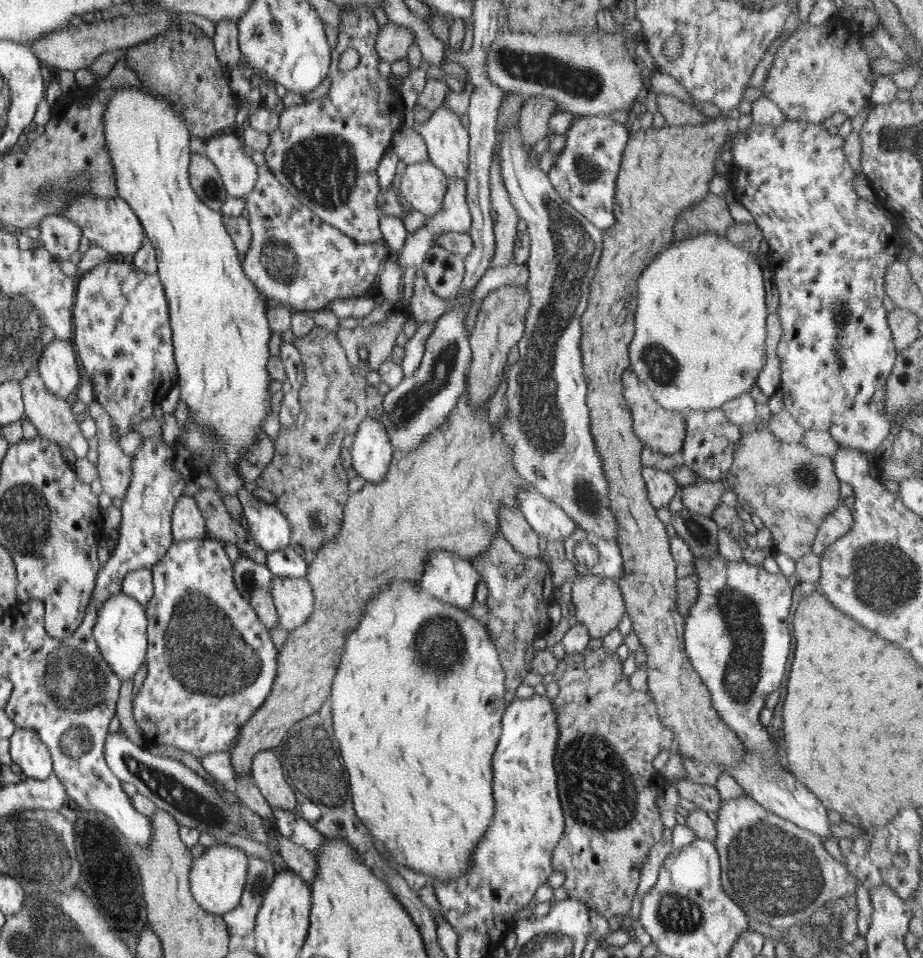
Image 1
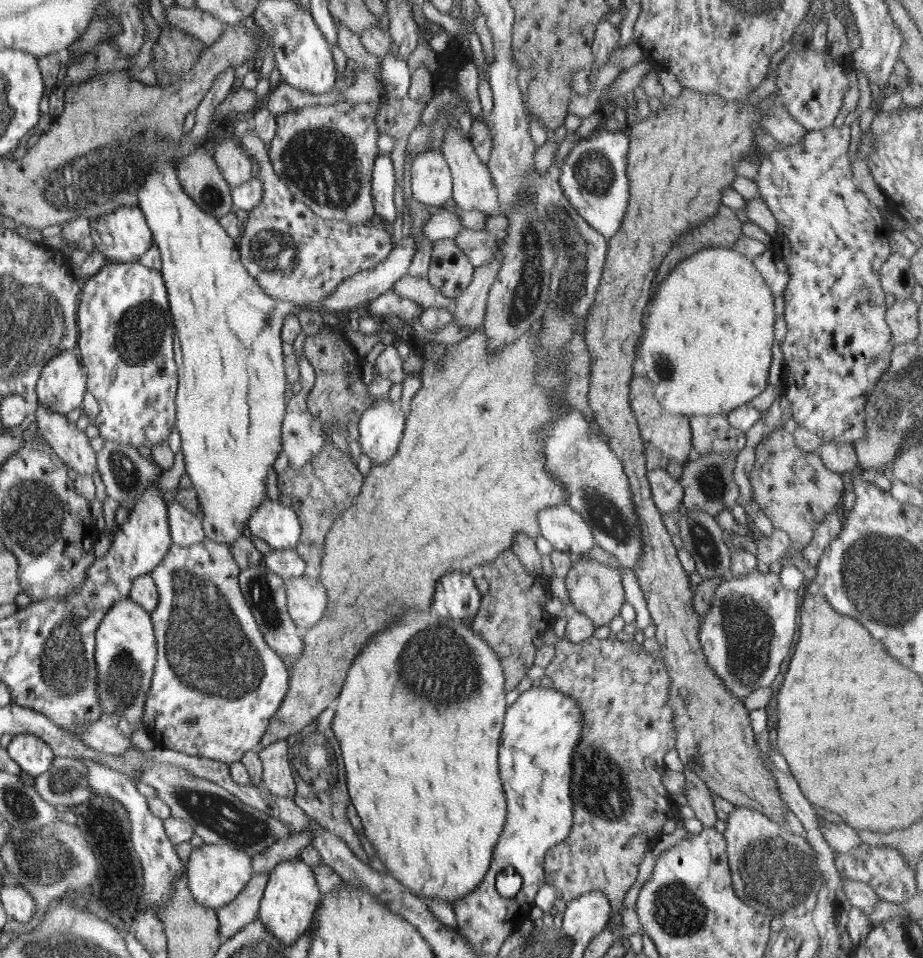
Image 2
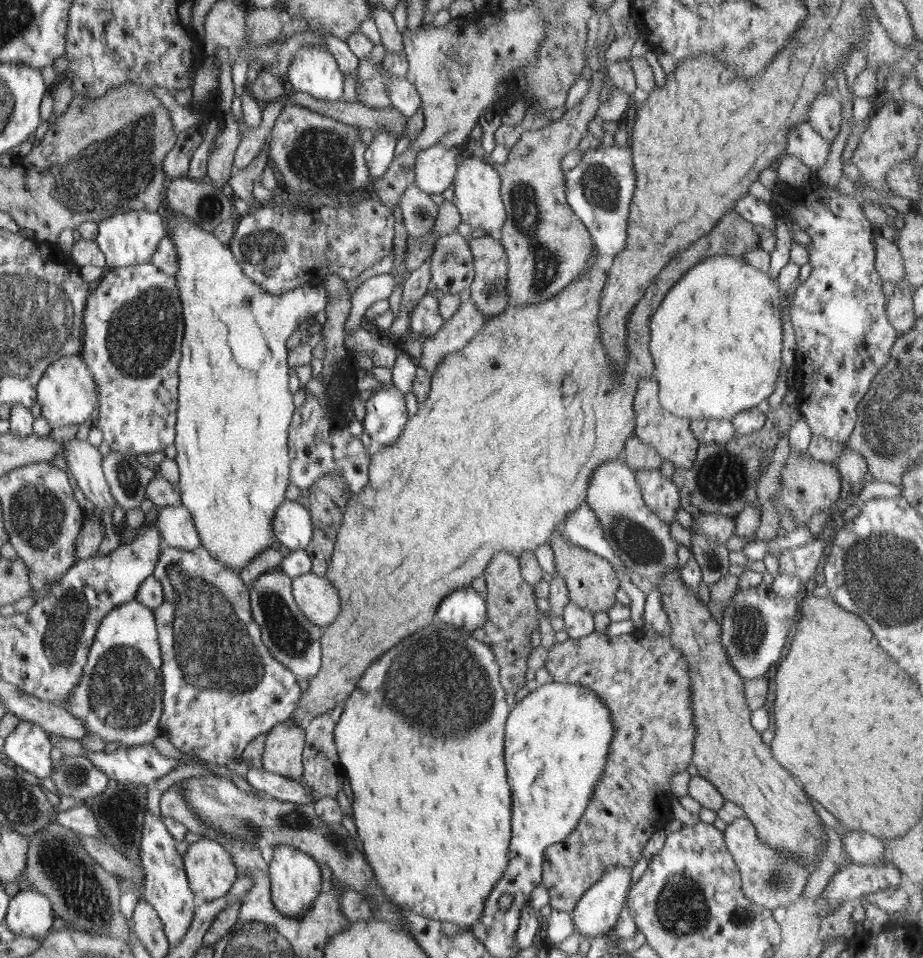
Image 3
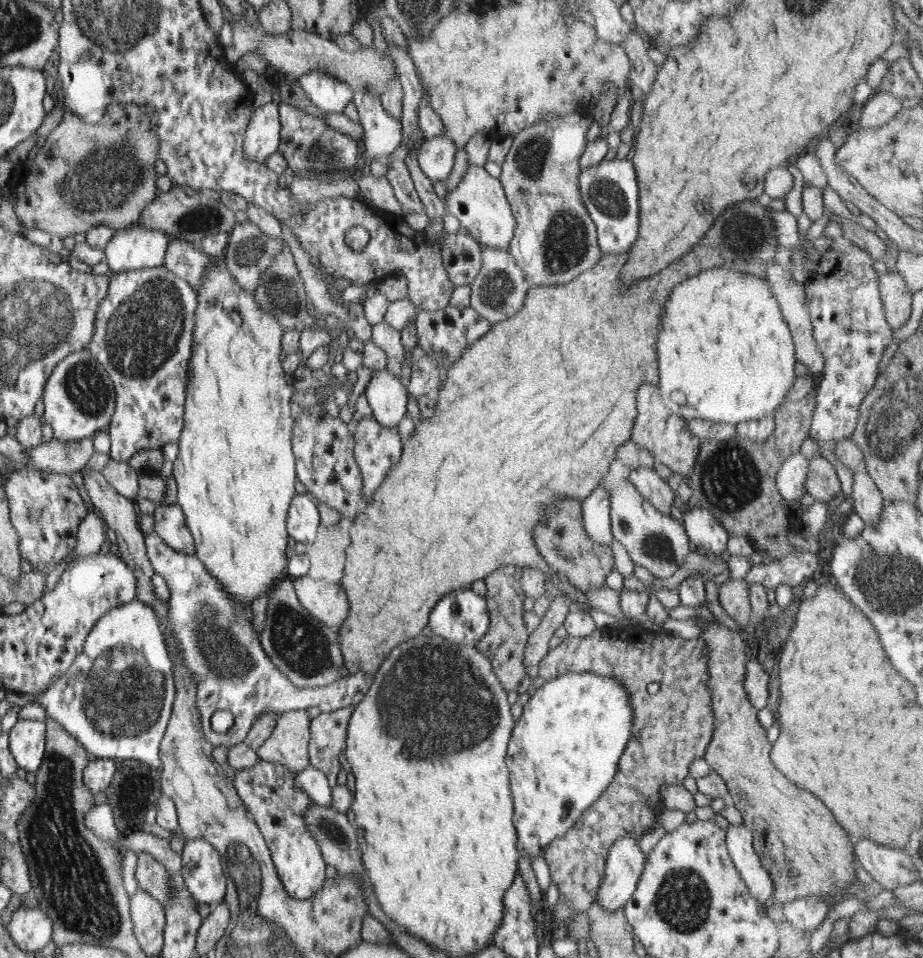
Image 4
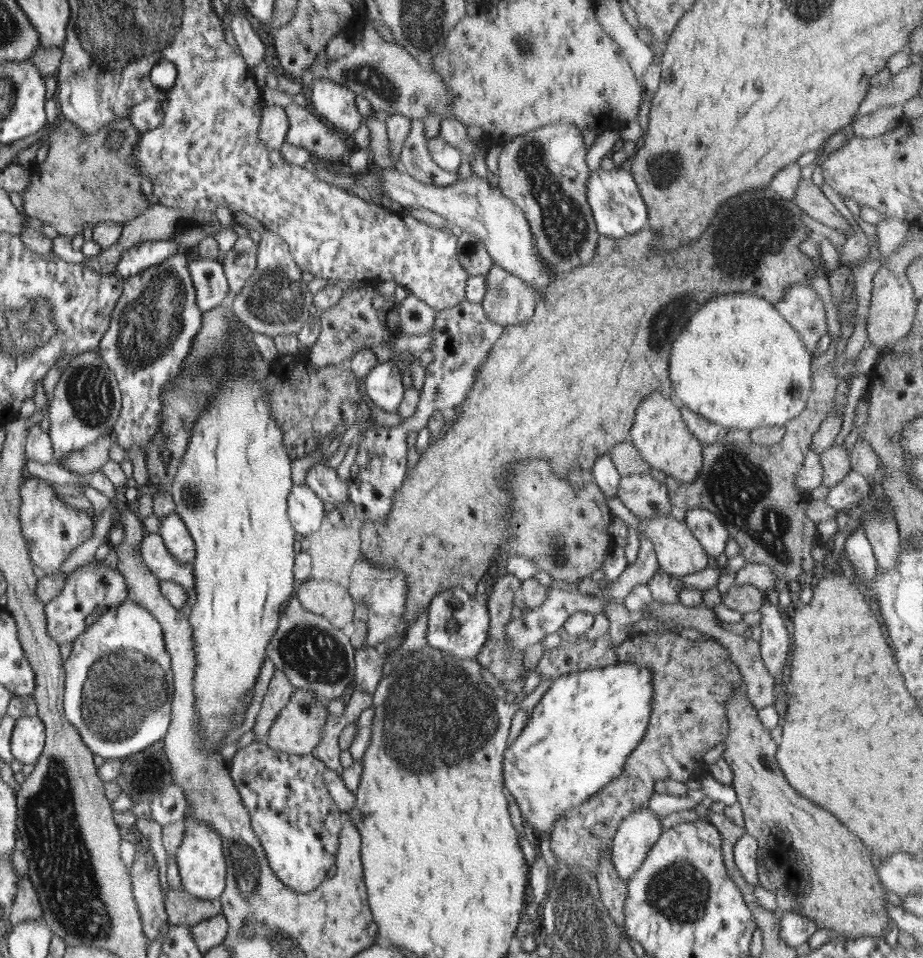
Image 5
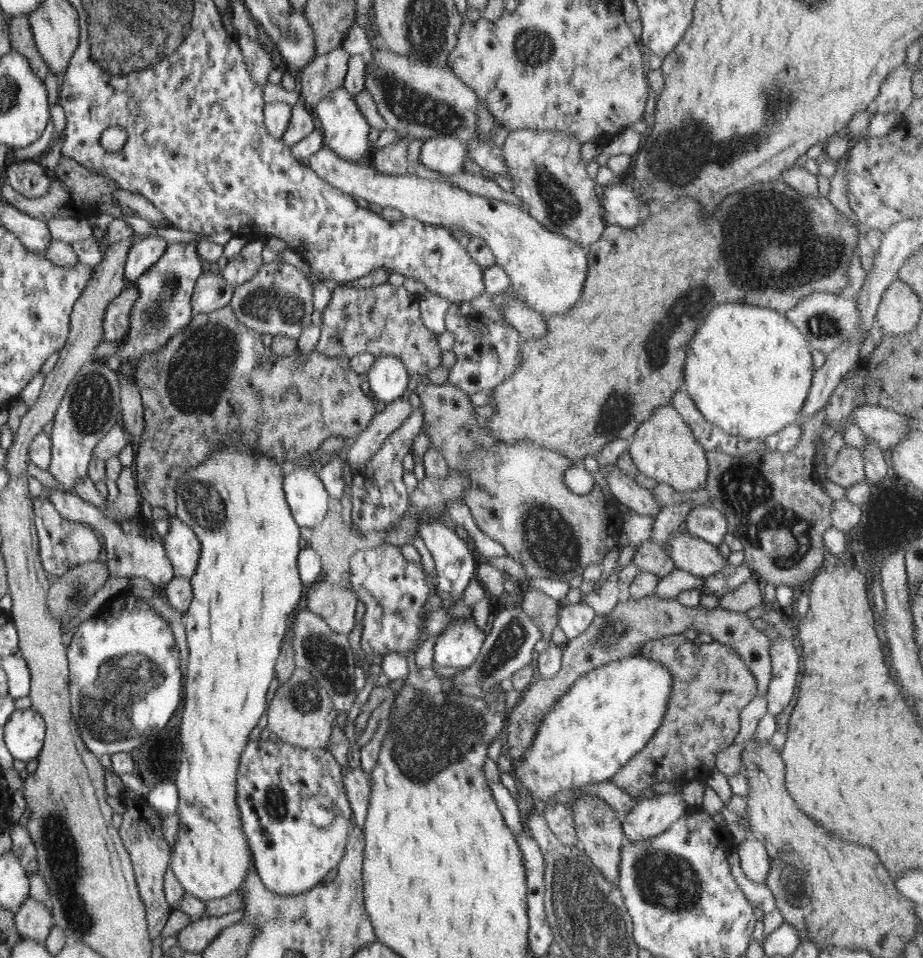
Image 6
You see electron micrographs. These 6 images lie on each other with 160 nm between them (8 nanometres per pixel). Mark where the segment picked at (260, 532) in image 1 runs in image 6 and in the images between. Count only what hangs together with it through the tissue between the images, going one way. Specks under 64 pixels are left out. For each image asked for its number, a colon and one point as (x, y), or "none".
2: (278, 525)
3: (292, 524)
4: (303, 519)
5: (305, 508)
6: (305, 493)

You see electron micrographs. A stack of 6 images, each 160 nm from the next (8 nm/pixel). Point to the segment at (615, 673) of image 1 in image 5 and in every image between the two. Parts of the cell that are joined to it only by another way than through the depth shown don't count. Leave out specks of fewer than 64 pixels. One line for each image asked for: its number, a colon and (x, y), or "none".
2: (620, 804)
3: (643, 682)
4: (672, 722)
5: (692, 680)

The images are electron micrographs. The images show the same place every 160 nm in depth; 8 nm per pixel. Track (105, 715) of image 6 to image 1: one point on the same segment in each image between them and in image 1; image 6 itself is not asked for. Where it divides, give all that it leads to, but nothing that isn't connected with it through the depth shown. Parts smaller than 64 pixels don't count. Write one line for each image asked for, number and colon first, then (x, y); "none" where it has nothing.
1: (122, 631)
2: (127, 642)
3: (120, 699)
4: (117, 699)
5: (118, 684)

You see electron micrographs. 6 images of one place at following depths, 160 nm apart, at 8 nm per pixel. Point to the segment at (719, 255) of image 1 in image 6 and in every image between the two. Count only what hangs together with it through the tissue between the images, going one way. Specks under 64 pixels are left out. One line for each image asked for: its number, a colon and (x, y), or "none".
2: (709, 328)
3: (716, 340)
4: (725, 353)
5: (739, 363)
6: (748, 369)

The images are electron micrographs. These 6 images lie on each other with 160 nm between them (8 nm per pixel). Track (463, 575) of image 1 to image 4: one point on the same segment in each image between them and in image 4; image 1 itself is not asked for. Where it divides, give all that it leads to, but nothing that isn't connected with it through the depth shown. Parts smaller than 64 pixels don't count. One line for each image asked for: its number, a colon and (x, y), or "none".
2: (456, 596)
3: (464, 608)
4: (463, 624)

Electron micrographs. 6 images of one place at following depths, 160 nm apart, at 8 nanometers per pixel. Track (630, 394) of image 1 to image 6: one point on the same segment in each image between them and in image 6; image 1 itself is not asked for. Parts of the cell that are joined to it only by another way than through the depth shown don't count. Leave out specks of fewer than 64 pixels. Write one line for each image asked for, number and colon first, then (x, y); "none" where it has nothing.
2: (671, 434)
3: (670, 435)
4: (664, 434)
5: (659, 433)
6: (663, 447)

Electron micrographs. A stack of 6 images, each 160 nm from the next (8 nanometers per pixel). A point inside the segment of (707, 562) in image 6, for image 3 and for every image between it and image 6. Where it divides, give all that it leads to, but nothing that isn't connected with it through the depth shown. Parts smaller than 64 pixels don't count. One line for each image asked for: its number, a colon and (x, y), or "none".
3: (642, 540)
4: (653, 539)
5: (678, 552)

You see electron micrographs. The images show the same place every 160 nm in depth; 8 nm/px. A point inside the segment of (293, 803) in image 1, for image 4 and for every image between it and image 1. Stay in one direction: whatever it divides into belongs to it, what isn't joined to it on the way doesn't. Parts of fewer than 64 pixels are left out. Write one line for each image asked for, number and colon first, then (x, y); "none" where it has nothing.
2: (278, 779)
3: (282, 754)
4: (288, 745)

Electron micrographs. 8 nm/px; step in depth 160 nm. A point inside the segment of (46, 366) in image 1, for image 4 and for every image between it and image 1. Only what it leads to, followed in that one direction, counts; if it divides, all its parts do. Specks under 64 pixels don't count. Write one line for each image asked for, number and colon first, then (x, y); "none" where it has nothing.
2: (62, 385)
3: (68, 393)
4: (80, 399)

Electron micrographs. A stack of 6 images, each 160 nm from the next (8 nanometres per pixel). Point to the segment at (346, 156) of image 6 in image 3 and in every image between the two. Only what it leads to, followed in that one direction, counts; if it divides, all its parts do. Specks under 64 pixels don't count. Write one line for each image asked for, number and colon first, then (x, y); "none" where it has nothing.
3: (314, 70)
4: (330, 94)
5: (336, 103)

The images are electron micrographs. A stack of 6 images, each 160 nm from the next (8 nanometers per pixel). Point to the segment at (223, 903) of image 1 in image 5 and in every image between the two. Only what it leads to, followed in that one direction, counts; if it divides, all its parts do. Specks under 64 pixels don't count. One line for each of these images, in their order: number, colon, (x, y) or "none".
2: (216, 874)
3: (210, 869)
4: (201, 864)
5: (202, 865)

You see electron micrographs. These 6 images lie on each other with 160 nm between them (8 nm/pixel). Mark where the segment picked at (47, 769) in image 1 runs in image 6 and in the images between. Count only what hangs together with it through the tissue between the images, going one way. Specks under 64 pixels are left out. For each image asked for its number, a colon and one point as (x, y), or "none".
2: (34, 755)
3: (28, 745)
4: (27, 739)
5: (28, 736)
6: (24, 734)

